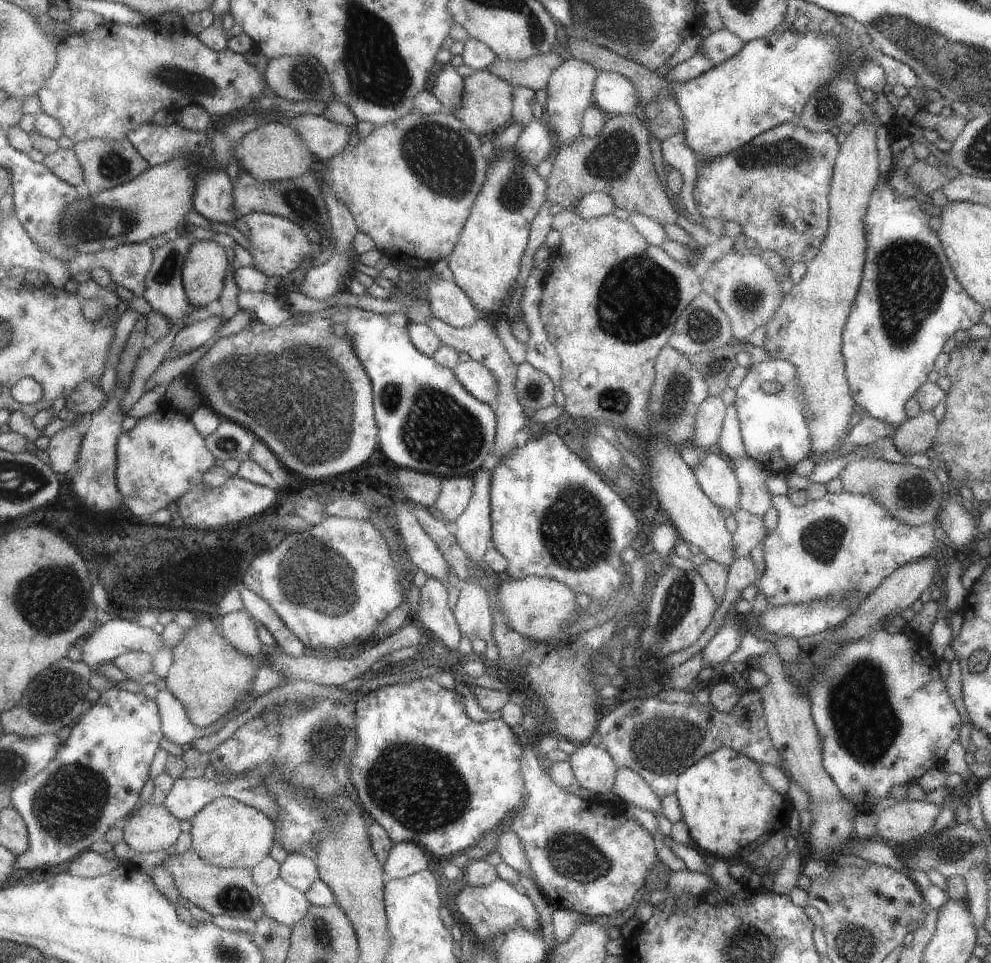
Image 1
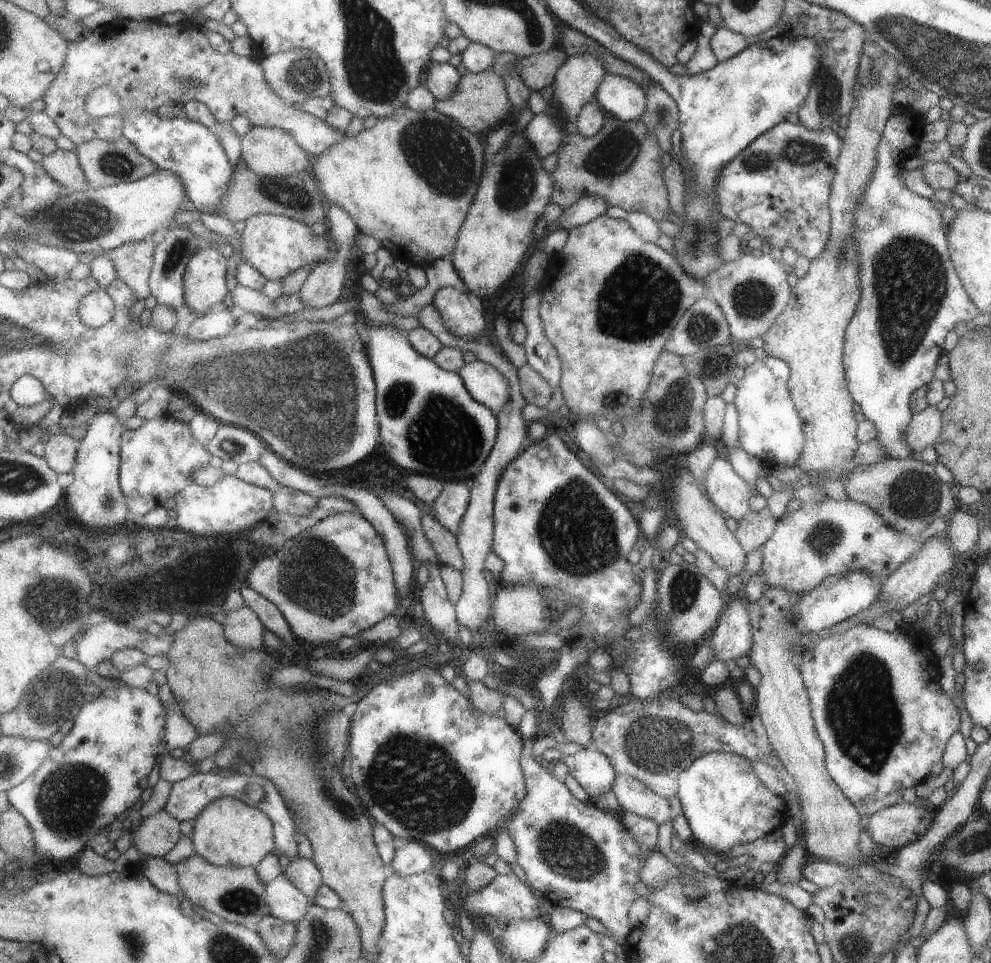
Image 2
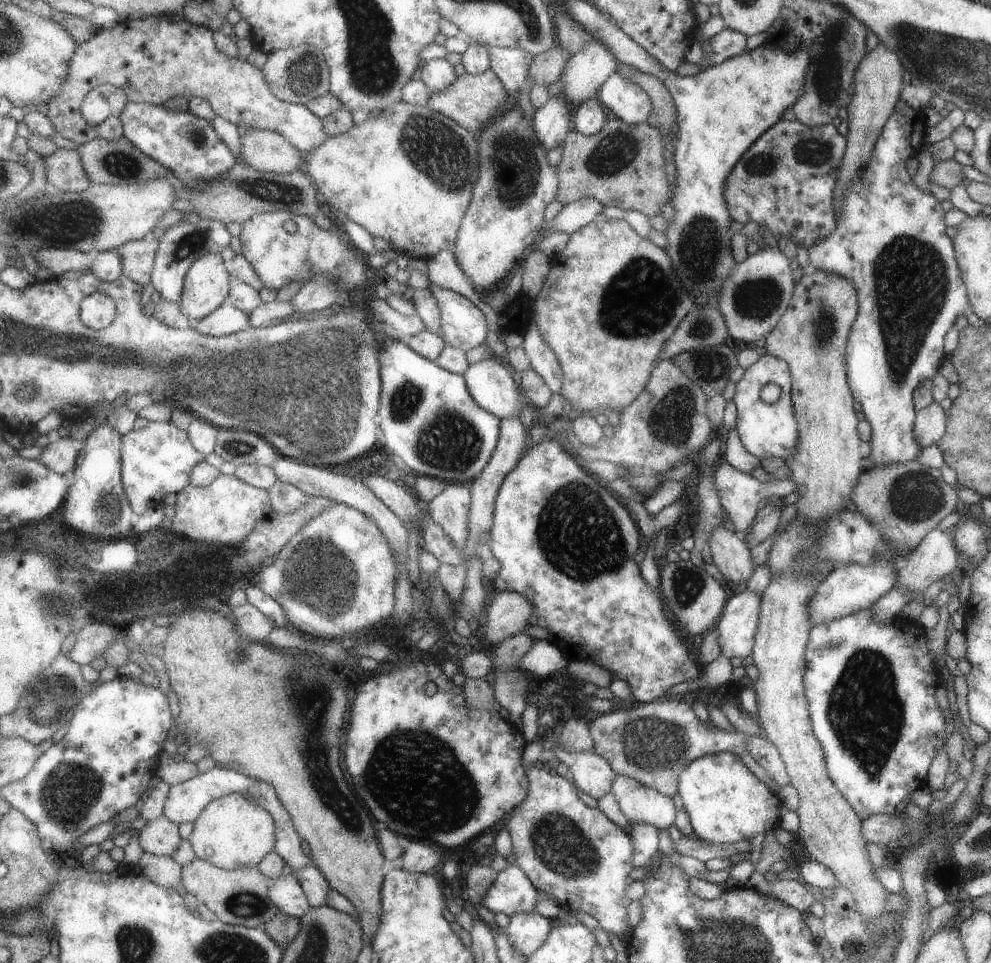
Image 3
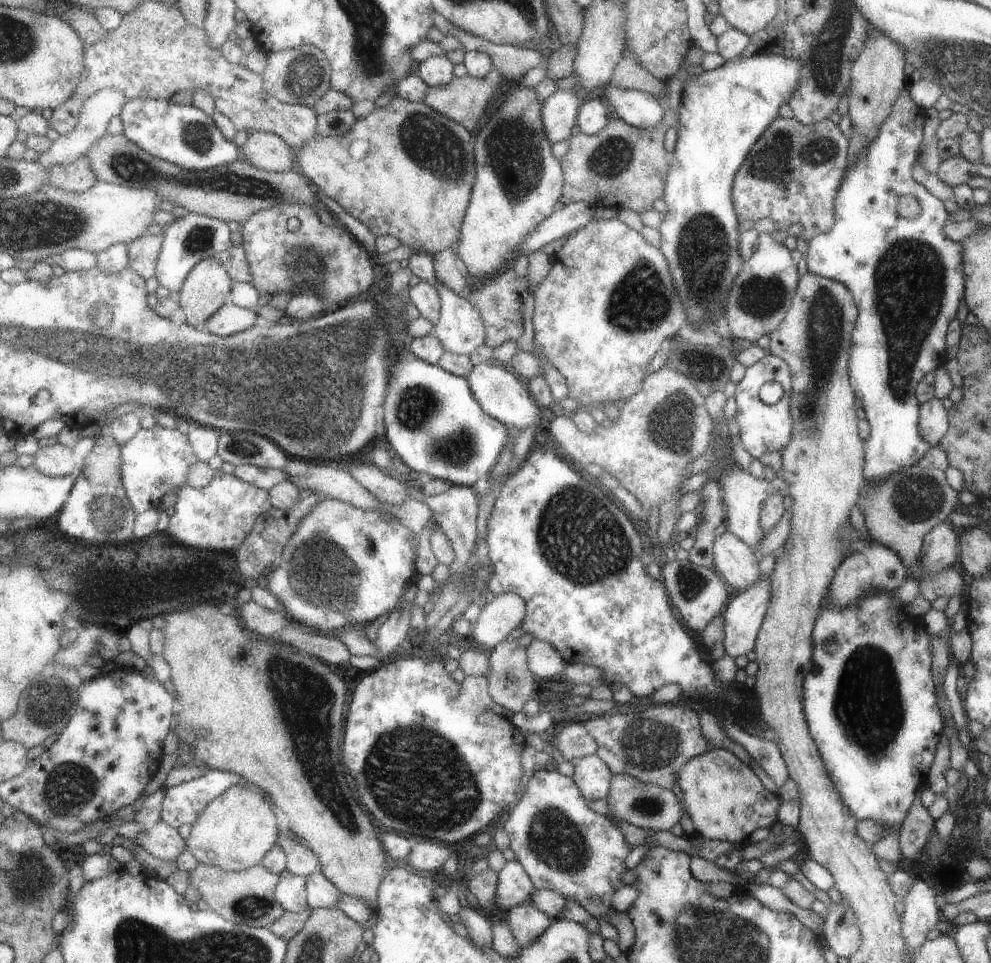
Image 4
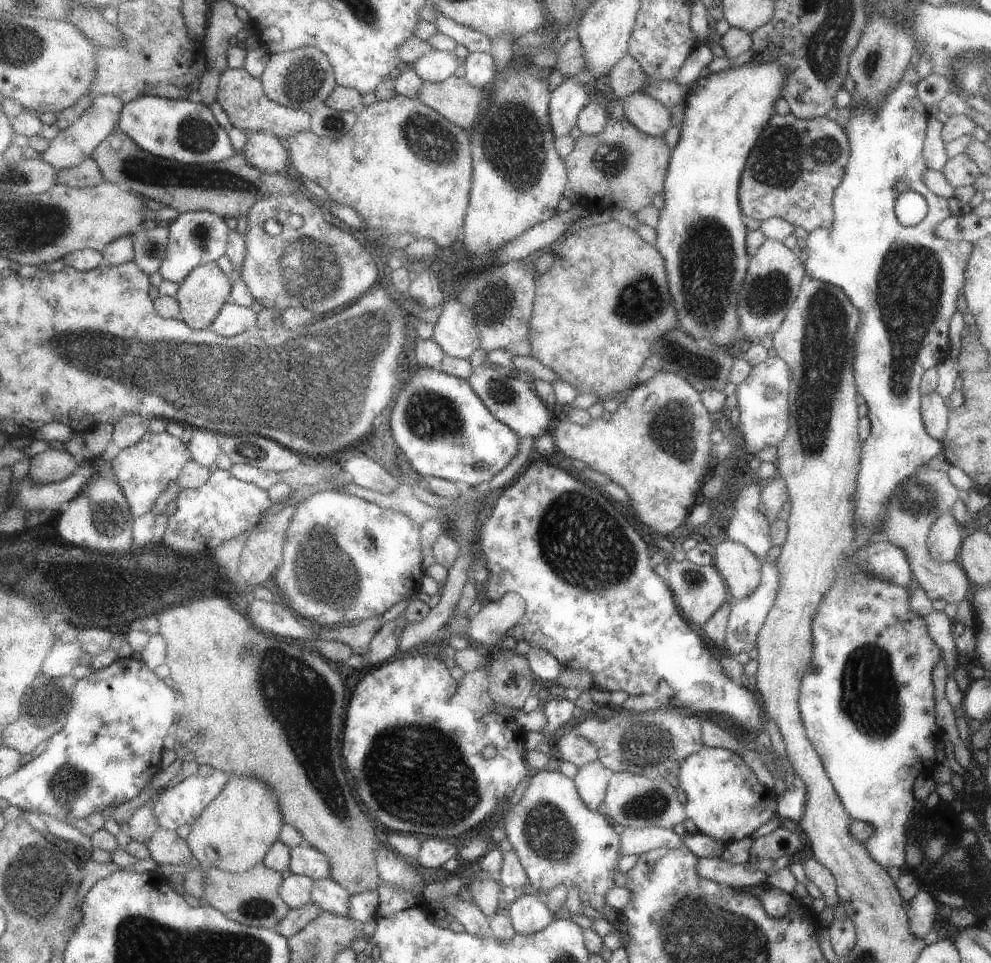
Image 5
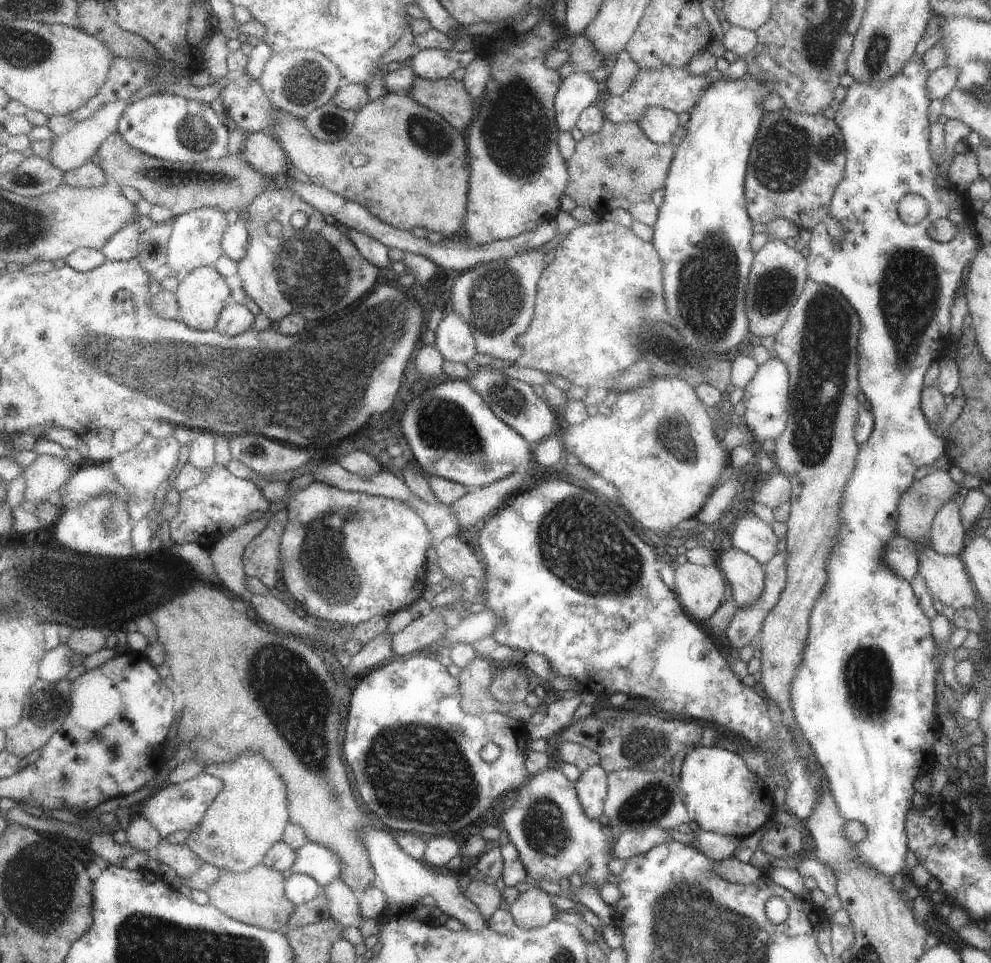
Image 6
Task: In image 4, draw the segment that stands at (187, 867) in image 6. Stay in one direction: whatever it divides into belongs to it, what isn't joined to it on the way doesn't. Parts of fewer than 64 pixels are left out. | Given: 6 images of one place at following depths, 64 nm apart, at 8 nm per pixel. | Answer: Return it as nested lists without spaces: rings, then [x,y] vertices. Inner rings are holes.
[[[160,820],[147,832],[140,832],[137,835],[138,844],[146,852],[153,855],[157,861],[163,860],[168,863],[175,861],[179,854],[188,850],[186,840],[181,838],[174,826],[169,826],[167,822]]]

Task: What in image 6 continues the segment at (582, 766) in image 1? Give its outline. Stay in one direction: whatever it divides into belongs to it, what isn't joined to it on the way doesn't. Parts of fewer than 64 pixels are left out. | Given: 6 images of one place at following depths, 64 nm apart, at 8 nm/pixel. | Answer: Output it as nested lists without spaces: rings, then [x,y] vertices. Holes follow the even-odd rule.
[[[595,764],[580,772],[579,778],[573,783],[577,802],[587,820],[602,819],[602,806],[606,796],[605,778],[606,773]]]

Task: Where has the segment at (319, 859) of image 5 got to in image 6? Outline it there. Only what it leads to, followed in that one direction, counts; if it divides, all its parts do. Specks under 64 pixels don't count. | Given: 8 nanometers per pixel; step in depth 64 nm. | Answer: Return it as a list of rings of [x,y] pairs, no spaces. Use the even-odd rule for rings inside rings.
[[[307,842],[300,849],[297,849],[297,862],[291,873],[303,872],[313,876],[321,887],[333,884],[335,880],[341,880],[343,864],[337,852],[323,844],[311,844]]]

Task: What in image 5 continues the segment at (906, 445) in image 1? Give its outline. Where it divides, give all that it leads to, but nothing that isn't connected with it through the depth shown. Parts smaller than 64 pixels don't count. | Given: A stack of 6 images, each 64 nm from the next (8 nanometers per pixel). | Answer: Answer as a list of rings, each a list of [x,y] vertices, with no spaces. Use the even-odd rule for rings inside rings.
[[[931,392],[920,396],[920,412],[923,428],[935,440],[941,441],[945,435],[948,422],[948,408],[945,408],[943,398]]]

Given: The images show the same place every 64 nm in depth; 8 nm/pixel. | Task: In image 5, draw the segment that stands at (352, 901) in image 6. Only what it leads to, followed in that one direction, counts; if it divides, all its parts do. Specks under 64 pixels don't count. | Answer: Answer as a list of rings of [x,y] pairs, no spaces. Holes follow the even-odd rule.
[[[331,878],[315,880],[312,902],[317,904],[319,908],[349,918],[351,898],[353,898],[353,895],[349,894],[339,882]]]

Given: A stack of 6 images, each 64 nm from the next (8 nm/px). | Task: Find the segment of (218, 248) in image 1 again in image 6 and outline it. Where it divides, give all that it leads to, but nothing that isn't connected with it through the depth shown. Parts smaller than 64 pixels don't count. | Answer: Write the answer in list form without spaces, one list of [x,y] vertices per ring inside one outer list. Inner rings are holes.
[[[210,265],[193,270],[181,279],[176,291],[179,304],[179,322],[195,330],[209,332],[218,328],[218,321],[224,309],[229,304],[232,290],[227,286],[225,278]]]

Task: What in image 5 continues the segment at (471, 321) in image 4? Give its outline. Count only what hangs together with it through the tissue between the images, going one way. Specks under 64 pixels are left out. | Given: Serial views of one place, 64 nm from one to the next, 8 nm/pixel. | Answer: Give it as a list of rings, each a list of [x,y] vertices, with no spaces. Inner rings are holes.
[[[449,296],[434,327],[432,339],[451,358],[468,360],[479,350],[479,328],[475,316],[454,297]]]

